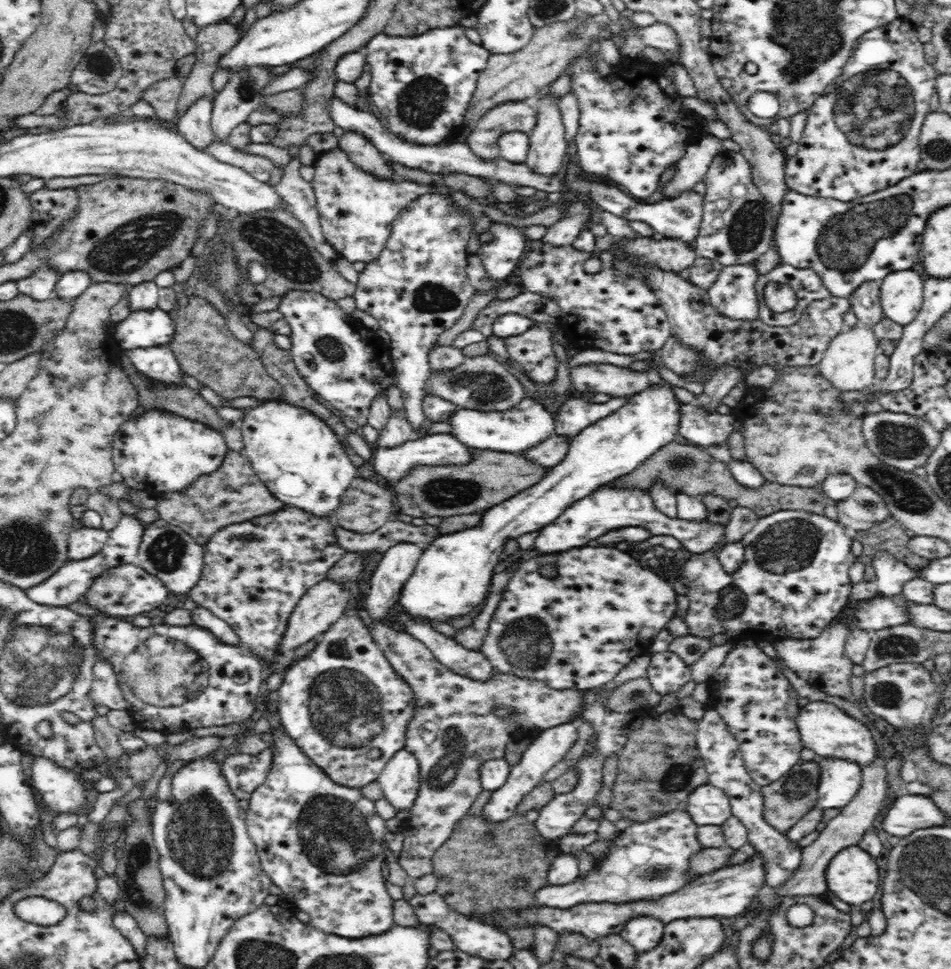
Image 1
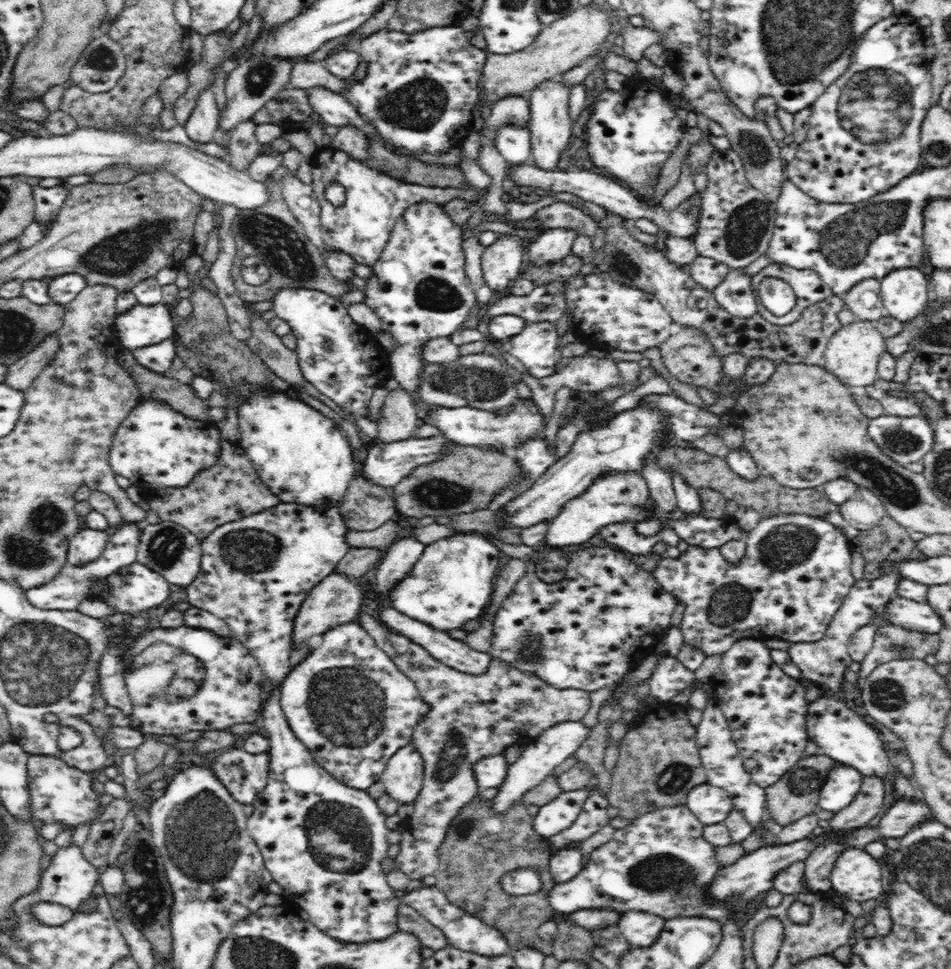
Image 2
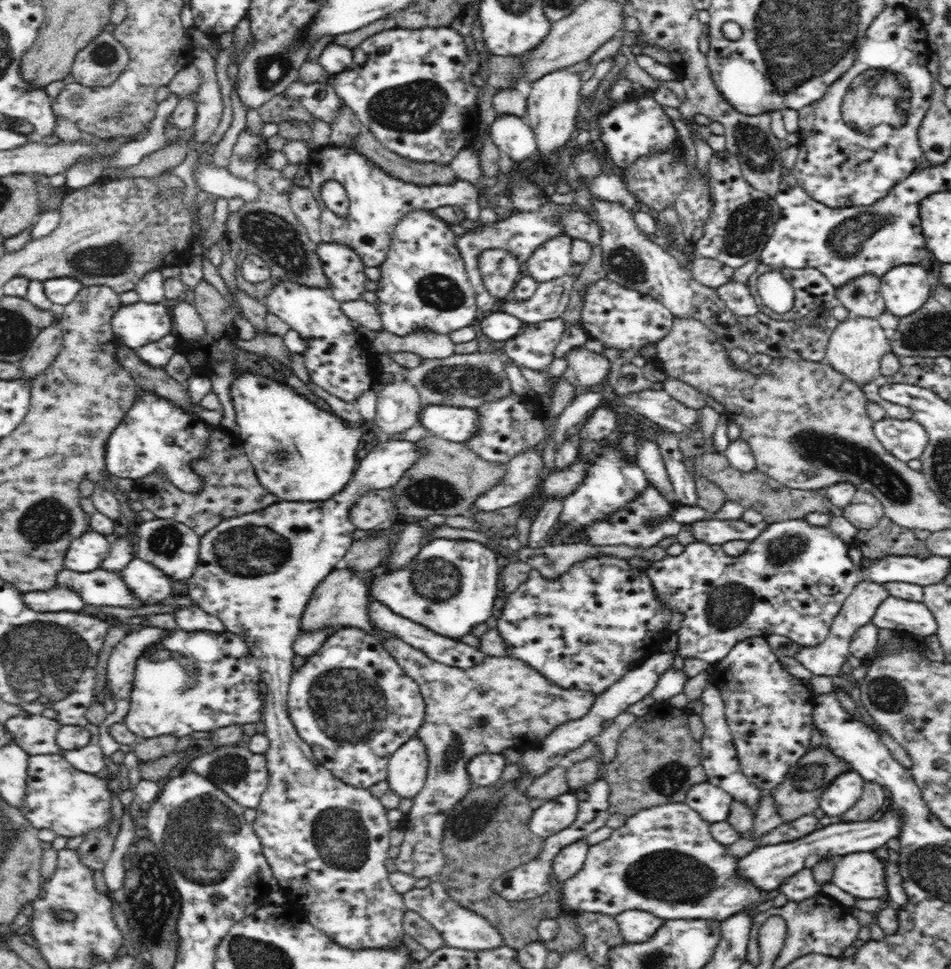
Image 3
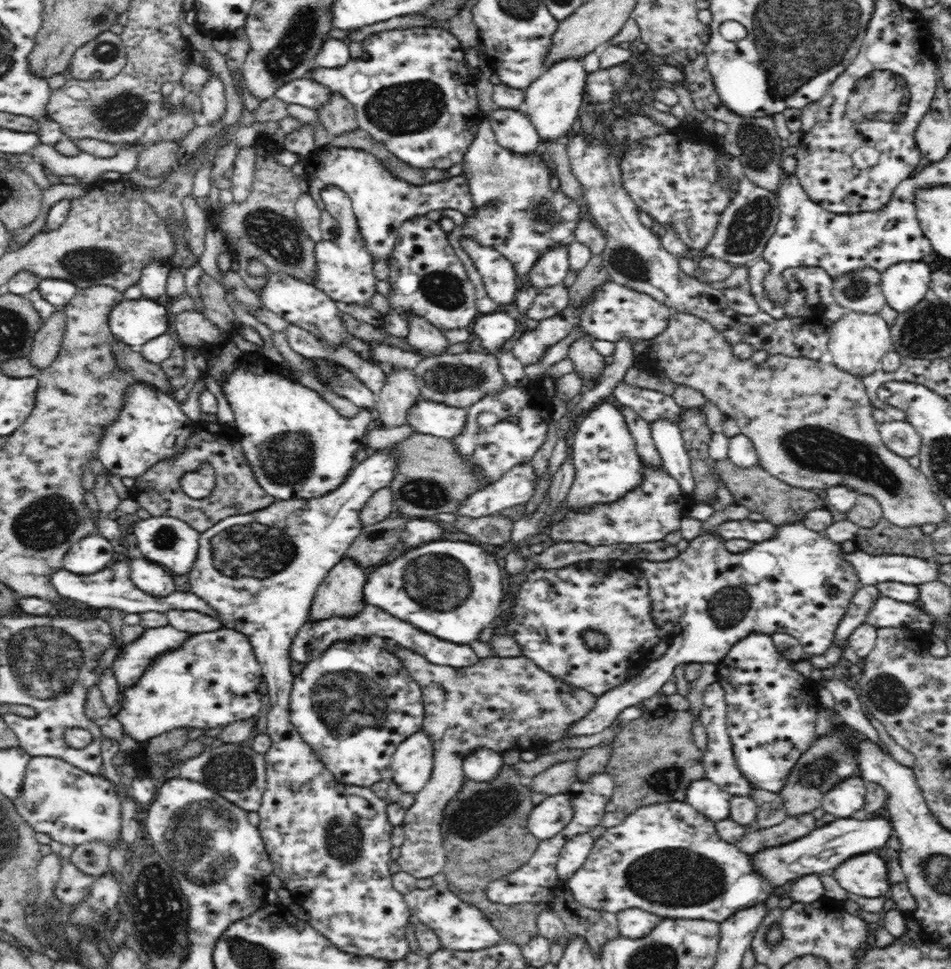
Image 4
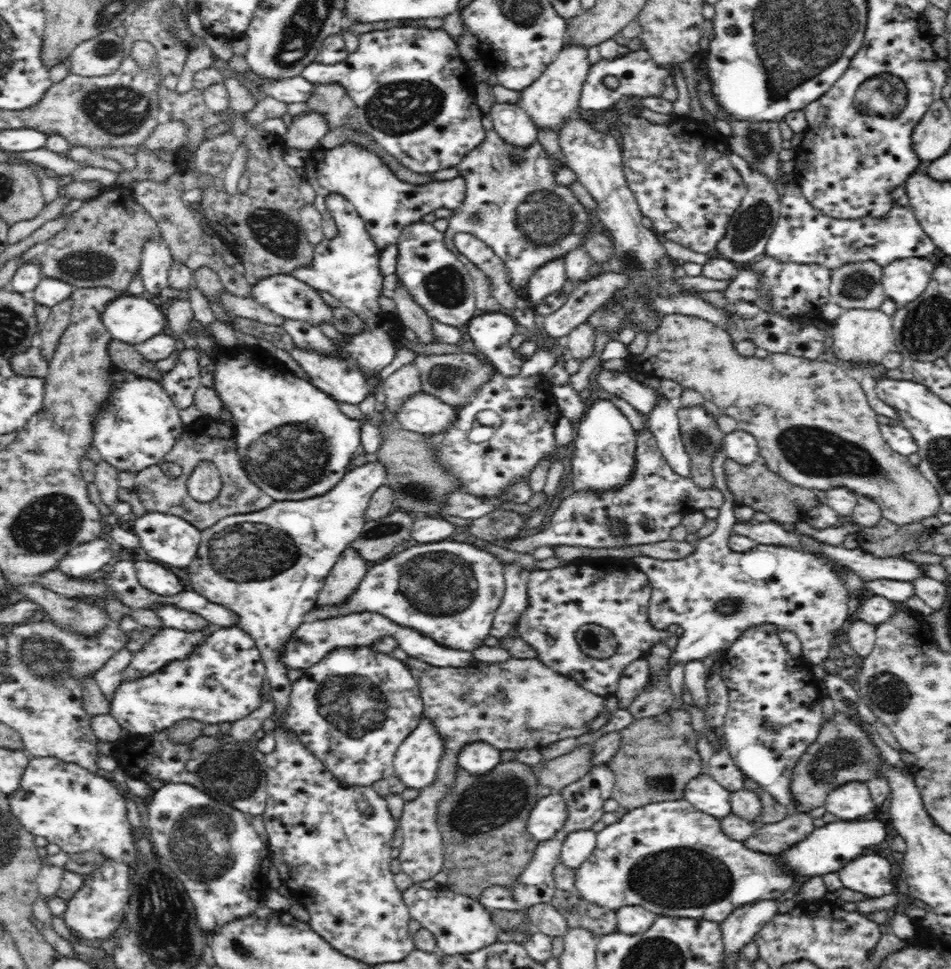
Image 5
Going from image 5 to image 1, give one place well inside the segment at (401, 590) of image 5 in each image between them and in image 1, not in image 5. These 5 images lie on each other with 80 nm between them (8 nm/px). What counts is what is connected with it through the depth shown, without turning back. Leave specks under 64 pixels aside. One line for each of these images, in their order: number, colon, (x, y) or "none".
1: (453, 576)
2: (451, 584)
3: (450, 586)
4: (451, 589)

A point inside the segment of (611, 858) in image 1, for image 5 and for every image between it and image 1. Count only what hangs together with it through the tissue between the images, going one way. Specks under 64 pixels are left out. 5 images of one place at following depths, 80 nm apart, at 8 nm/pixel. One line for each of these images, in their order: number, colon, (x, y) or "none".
2: (660, 863)
3: (663, 860)
4: (667, 858)
5: (668, 857)

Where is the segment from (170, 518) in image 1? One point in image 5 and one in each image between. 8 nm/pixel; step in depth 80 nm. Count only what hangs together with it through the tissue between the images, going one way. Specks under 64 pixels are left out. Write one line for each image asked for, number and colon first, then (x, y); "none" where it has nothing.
2: (231, 489)
3: (231, 488)
4: (236, 491)
5: (207, 441)

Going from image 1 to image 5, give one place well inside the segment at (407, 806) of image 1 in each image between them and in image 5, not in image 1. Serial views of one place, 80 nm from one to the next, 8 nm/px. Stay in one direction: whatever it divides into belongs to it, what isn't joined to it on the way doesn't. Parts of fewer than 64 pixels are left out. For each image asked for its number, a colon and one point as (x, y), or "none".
2: (403, 775)
3: (407, 768)
4: (412, 762)
5: (416, 761)

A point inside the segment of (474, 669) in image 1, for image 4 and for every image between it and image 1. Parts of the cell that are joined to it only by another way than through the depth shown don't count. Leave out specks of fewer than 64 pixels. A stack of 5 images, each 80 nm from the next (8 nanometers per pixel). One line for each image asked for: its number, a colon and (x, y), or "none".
2: (453, 653)
3: (446, 650)
4: (313, 638)

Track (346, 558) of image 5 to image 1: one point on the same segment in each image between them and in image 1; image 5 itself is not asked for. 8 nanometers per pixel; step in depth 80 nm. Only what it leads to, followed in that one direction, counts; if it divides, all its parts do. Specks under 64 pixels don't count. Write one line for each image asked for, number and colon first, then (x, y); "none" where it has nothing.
1: (325, 603)
2: (336, 600)
3: (341, 600)
4: (341, 594)

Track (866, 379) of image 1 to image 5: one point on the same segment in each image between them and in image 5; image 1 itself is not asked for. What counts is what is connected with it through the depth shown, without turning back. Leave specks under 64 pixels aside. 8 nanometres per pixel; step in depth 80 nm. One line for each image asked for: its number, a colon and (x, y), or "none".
2: (852, 354)
3: (856, 346)
4: (858, 341)
5: (860, 336)

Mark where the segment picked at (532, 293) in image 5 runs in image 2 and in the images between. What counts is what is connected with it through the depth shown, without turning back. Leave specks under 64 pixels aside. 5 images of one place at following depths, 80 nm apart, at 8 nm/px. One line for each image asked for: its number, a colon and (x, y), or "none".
2: (555, 244)
3: (552, 259)
4: (550, 269)

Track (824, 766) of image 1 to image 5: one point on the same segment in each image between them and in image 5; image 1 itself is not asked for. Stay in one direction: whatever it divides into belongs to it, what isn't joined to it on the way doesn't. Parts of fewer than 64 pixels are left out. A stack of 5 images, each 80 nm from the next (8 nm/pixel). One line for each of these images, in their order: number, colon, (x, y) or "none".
2: (842, 784)
3: (842, 793)
4: (846, 798)
5: (849, 801)

